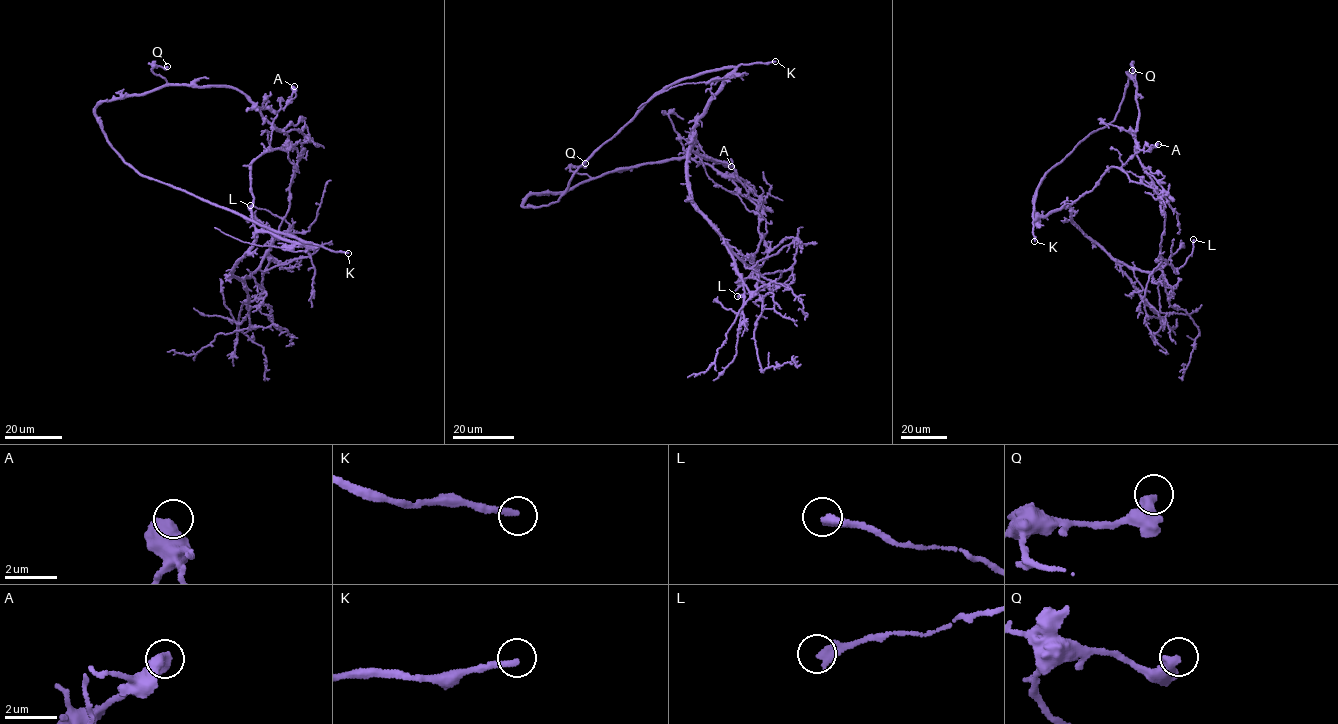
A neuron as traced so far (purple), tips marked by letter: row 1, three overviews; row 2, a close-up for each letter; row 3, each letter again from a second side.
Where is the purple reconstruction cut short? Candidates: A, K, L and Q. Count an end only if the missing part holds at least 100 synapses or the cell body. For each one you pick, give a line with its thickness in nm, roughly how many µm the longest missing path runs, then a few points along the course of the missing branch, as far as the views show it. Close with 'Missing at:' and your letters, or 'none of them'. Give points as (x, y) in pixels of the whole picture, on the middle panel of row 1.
K: calibre 240 nm; missing 35 µm
Missing at: K

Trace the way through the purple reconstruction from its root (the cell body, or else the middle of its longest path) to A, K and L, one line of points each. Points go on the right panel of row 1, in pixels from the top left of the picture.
A: (1070, 214), (1070, 206), (1092, 190), (1107, 169), (1122, 169), (1134, 153), (1158, 144)
K: (1070, 214), (1070, 208), (1062, 206), (1033, 222), (1034, 241)
L: (1070, 214), (1075, 226), (1114, 259), (1148, 271), (1165, 262), (1175, 270), (1182, 266), (1193, 251), (1193, 239)

